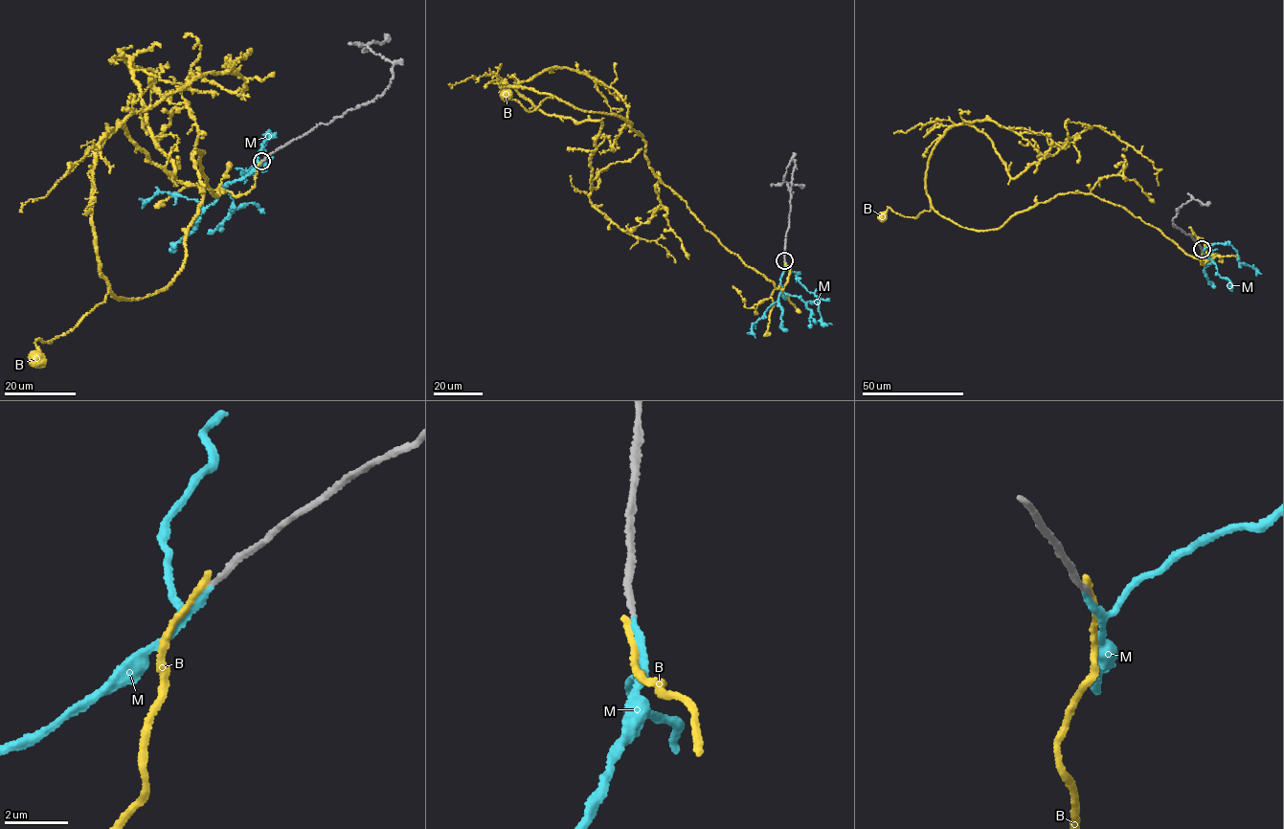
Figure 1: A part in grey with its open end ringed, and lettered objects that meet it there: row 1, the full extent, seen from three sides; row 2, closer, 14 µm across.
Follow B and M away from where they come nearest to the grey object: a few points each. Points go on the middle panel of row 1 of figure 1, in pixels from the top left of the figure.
B: (784, 261), (787, 281), (776, 288), (720, 243), (649, 166), (630, 123), (551, 96), (529, 112), (505, 92)
M: (785, 261), (779, 282), (784, 297), (780, 293), (778, 294), (777, 301), (753, 323), (755, 338)

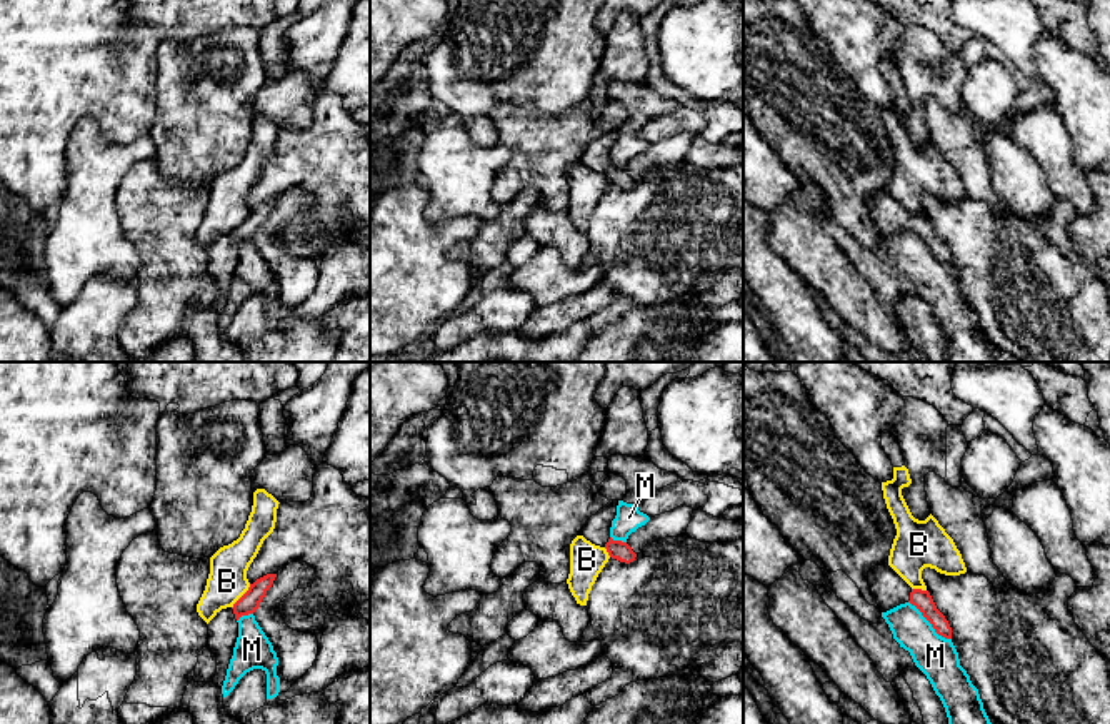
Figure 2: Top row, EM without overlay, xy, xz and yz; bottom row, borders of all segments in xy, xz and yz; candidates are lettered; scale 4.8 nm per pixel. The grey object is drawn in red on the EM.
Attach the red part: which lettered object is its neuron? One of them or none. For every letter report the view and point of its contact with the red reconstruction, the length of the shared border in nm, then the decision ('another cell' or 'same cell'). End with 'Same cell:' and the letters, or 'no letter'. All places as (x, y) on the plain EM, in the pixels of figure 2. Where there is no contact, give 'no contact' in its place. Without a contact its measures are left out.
B: meets red in xy at (242, 222); contact 150 nm long; another cell
M: meets red in yz at (930, 249); contact 280 nm long; another cell
Same cell: no letter

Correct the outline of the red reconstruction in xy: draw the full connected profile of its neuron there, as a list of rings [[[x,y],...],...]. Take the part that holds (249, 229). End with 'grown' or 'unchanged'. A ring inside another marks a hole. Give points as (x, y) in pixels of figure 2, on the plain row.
[[[267,200],[250,210],[248,217],[232,232],[217,239],[217,242],[207,250],[208,270],[207,274],[217,284],[217,300],[213,310],[222,315],[233,274],[238,264],[238,245],[242,242],[253,240],[267,217],[272,214],[277,200]]]; grown

